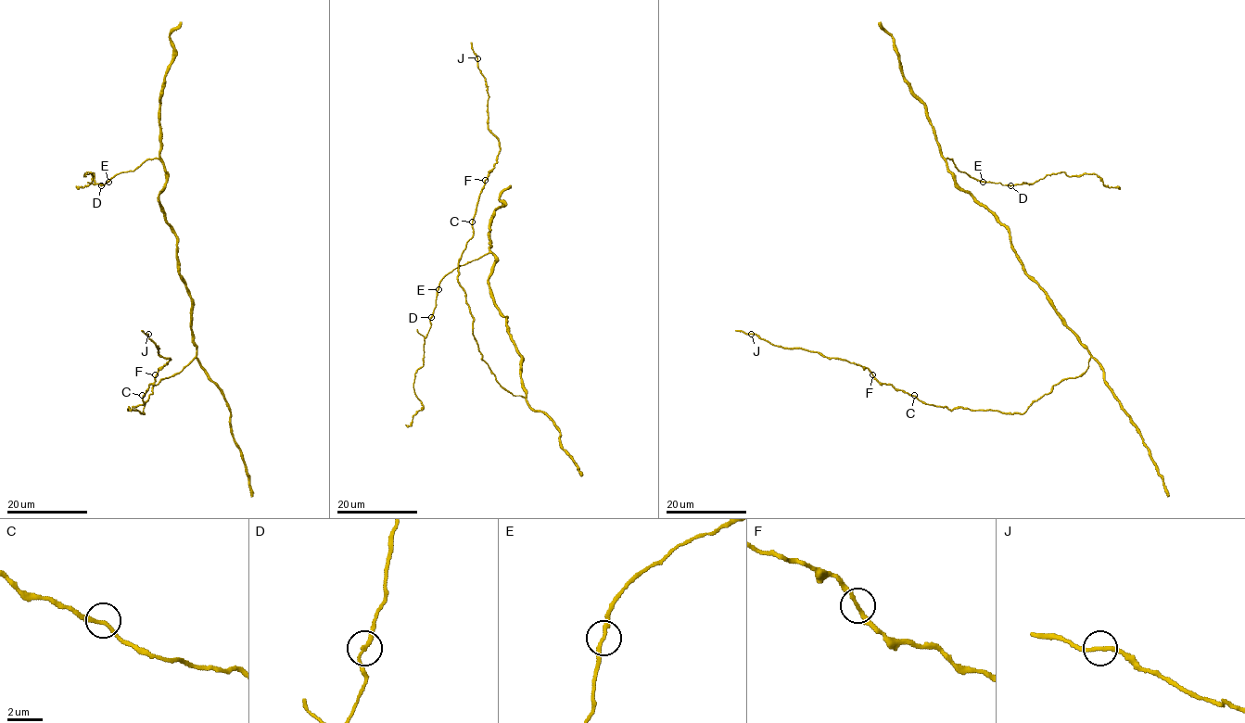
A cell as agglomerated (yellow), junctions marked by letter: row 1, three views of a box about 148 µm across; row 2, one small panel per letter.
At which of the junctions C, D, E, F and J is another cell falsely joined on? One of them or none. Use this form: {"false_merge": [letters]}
{"false_merge": []}

